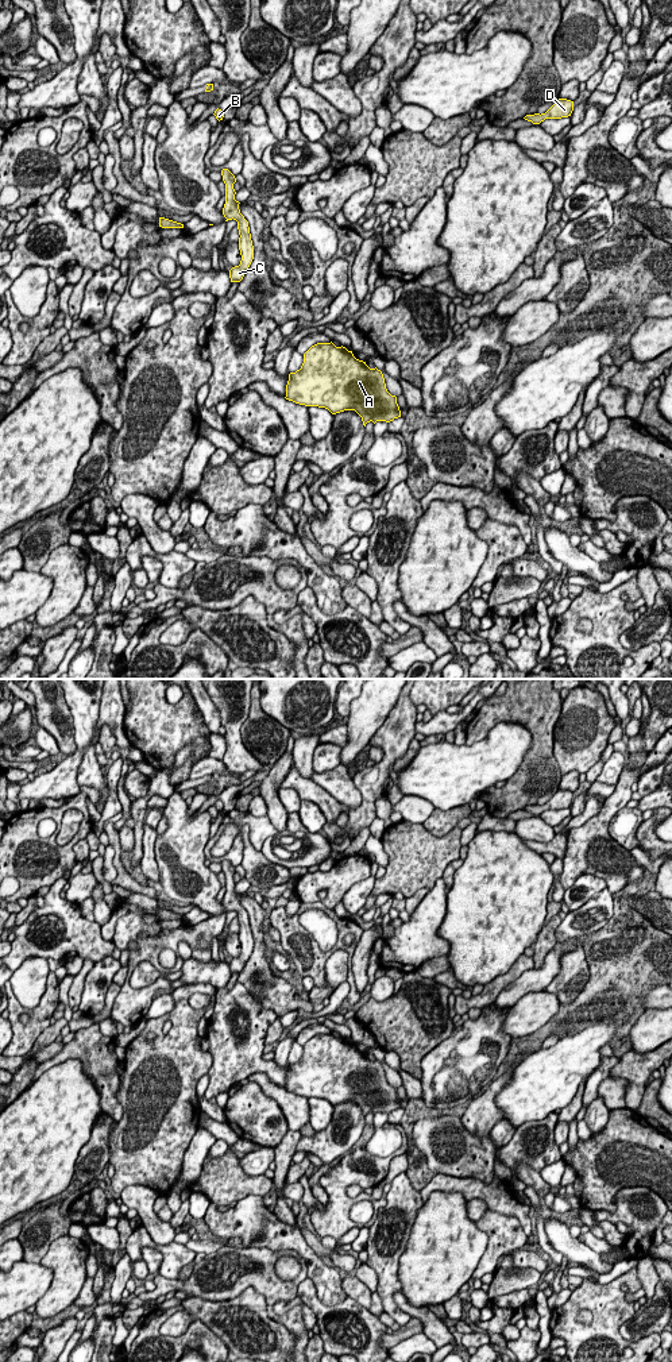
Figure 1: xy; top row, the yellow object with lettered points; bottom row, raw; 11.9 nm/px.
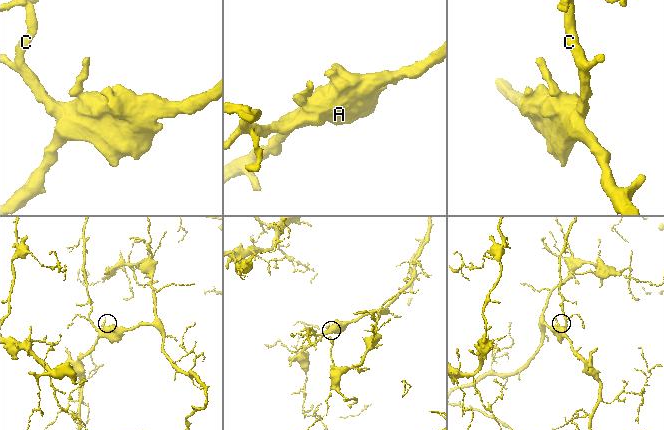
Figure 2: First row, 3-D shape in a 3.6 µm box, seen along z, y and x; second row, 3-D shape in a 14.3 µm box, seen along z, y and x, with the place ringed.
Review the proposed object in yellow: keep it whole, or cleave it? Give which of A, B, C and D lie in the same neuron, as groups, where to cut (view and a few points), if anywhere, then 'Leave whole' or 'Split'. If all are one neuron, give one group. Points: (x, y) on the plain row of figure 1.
Groups: A B C D. No split. Leave whole

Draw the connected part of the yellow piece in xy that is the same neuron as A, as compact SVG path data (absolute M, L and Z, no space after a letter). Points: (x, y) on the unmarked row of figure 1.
M317 1034L304 1045L300 1061L289 1065L286 1091L328 1100L332 1106L355 1101L367 1114L401 1108L381 1061L370 1060L345 1038Z

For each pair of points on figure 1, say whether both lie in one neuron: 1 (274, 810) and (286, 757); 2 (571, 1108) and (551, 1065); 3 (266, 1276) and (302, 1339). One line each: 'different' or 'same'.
1: same
2: different
3: same

